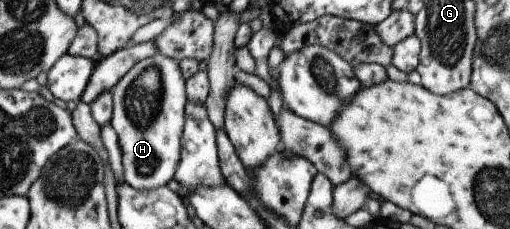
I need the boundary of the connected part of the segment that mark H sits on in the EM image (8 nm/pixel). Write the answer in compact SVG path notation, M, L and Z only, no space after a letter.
M161 53L136 62L111 88L112 115L109 124L115 131L122 164L122 180L138 190L166 185L173 178L180 157L180 138L186 105L185 78L176 60Z

